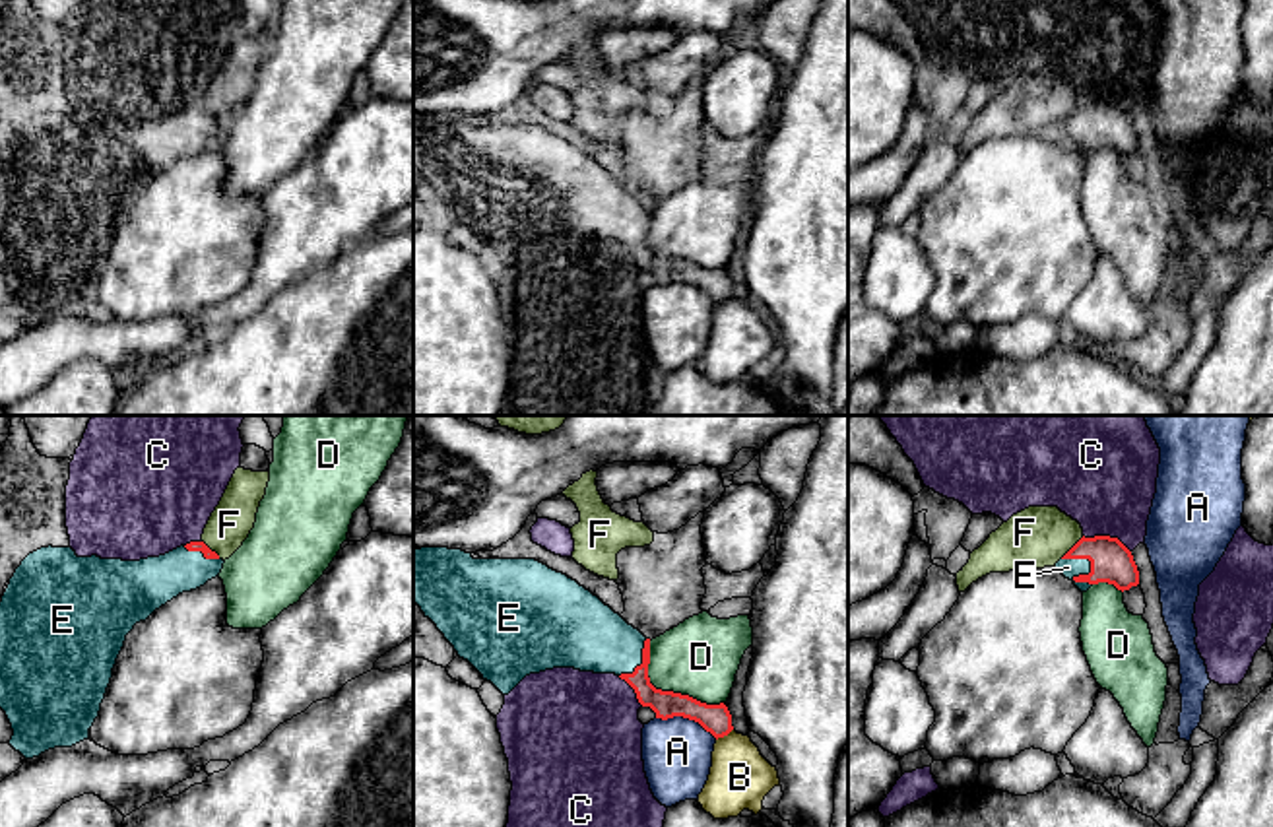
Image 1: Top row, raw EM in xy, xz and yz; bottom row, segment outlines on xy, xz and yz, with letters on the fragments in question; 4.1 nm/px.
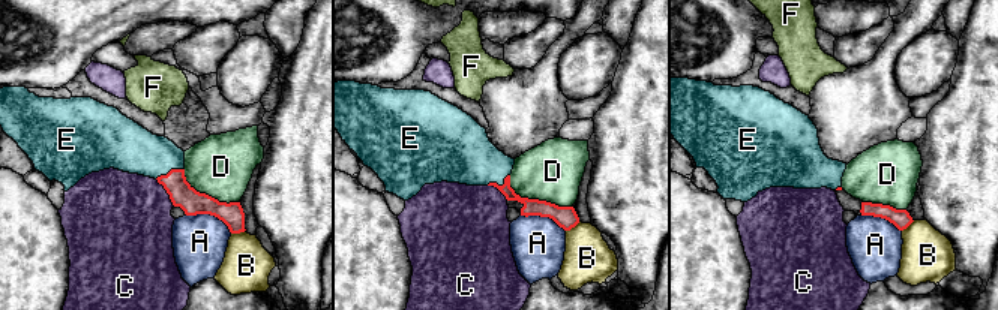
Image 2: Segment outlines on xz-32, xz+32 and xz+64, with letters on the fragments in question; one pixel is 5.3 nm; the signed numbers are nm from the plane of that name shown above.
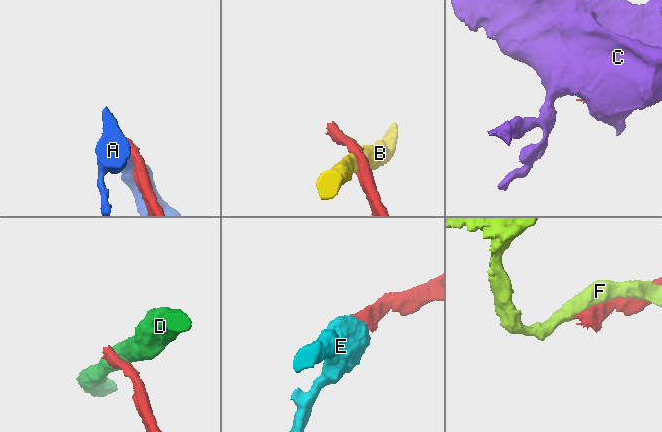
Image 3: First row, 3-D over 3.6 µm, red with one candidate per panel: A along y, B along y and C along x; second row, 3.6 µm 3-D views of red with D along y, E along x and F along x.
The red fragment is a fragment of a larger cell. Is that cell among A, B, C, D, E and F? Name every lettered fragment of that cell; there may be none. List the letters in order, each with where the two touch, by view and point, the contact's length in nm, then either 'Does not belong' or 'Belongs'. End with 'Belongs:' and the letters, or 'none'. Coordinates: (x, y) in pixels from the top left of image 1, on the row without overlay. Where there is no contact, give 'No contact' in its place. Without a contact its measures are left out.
A: Touches red at xz (687, 282). Shared border 280 nm. Does not belong
B: Touches red at xz (724, 299). Shared border 90 nm. Does not belong
C: Touches red at yz (1107, 101). Shared border 220 nm. Does not belong
D: Touches red at xz (666, 257). Shared border 400 nm. Does not belong
E: Touches red at yz (1091, 134). Shared border 170 nm. Belongs
F: Touches red at yz (1074, 111). Shared border 140 nm. Does not belong
Belongs: E

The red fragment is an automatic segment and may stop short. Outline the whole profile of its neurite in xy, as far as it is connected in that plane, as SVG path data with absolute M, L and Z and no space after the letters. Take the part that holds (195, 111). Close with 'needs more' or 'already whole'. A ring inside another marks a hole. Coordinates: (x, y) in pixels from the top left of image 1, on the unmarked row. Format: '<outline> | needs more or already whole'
M190 107L140 126L78 122L72 113L52 111L29 118L16 134L0 167L0 274L14 295L10 311L25 324L33 324L49 314L72 313L87 305L126 200L179 159L219 142L223 128L204 107Z | needs more

